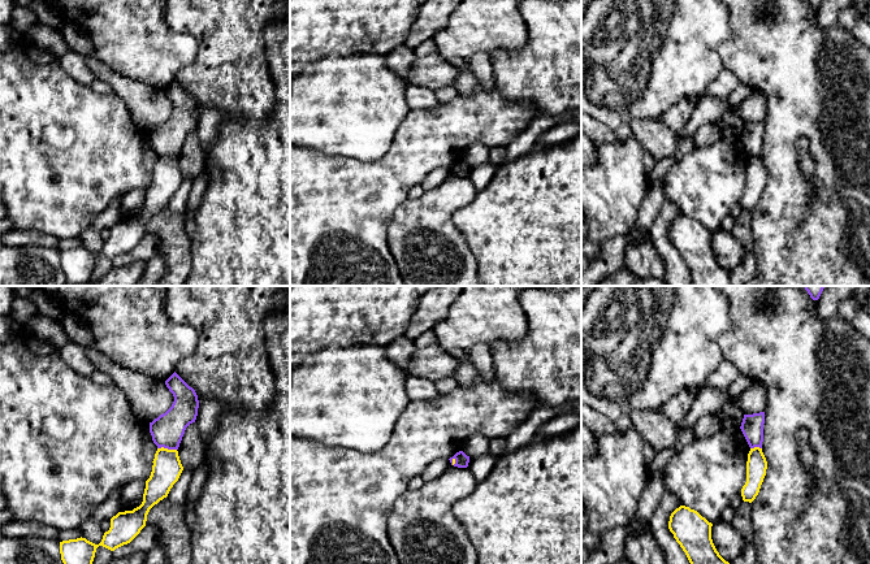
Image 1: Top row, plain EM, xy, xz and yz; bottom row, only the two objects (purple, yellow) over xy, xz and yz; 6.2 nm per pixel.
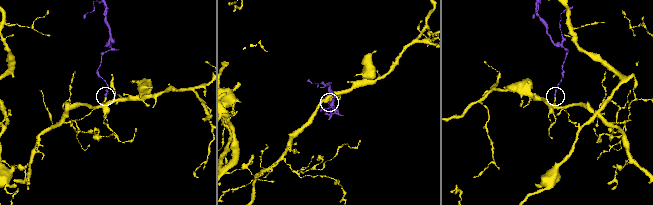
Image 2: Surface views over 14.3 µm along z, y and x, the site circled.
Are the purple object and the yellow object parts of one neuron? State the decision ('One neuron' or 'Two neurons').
Two neurons

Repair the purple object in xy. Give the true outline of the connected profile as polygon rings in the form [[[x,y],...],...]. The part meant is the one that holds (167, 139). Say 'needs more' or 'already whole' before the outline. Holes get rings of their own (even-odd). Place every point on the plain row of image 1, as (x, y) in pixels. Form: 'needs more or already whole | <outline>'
already whole | [[[176,81],[165,94],[174,110],[165,122],[150,131],[150,142],[157,157],[178,159],[186,136],[196,129],[199,109],[195,99]]]

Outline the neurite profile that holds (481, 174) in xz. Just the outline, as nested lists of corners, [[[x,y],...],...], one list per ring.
[[[490,162],[479,164],[469,166],[469,172],[467,177],[471,179],[475,188],[477,191],[481,191],[490,183],[495,172],[497,172],[497,166]]]

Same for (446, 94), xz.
[[[446,86],[436,90],[434,94],[438,103],[449,103],[458,95],[458,91],[454,86]]]

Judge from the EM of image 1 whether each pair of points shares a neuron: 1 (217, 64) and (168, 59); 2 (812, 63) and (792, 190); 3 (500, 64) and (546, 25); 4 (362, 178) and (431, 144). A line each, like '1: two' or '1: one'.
1: two
2: one
3: one
4: one

